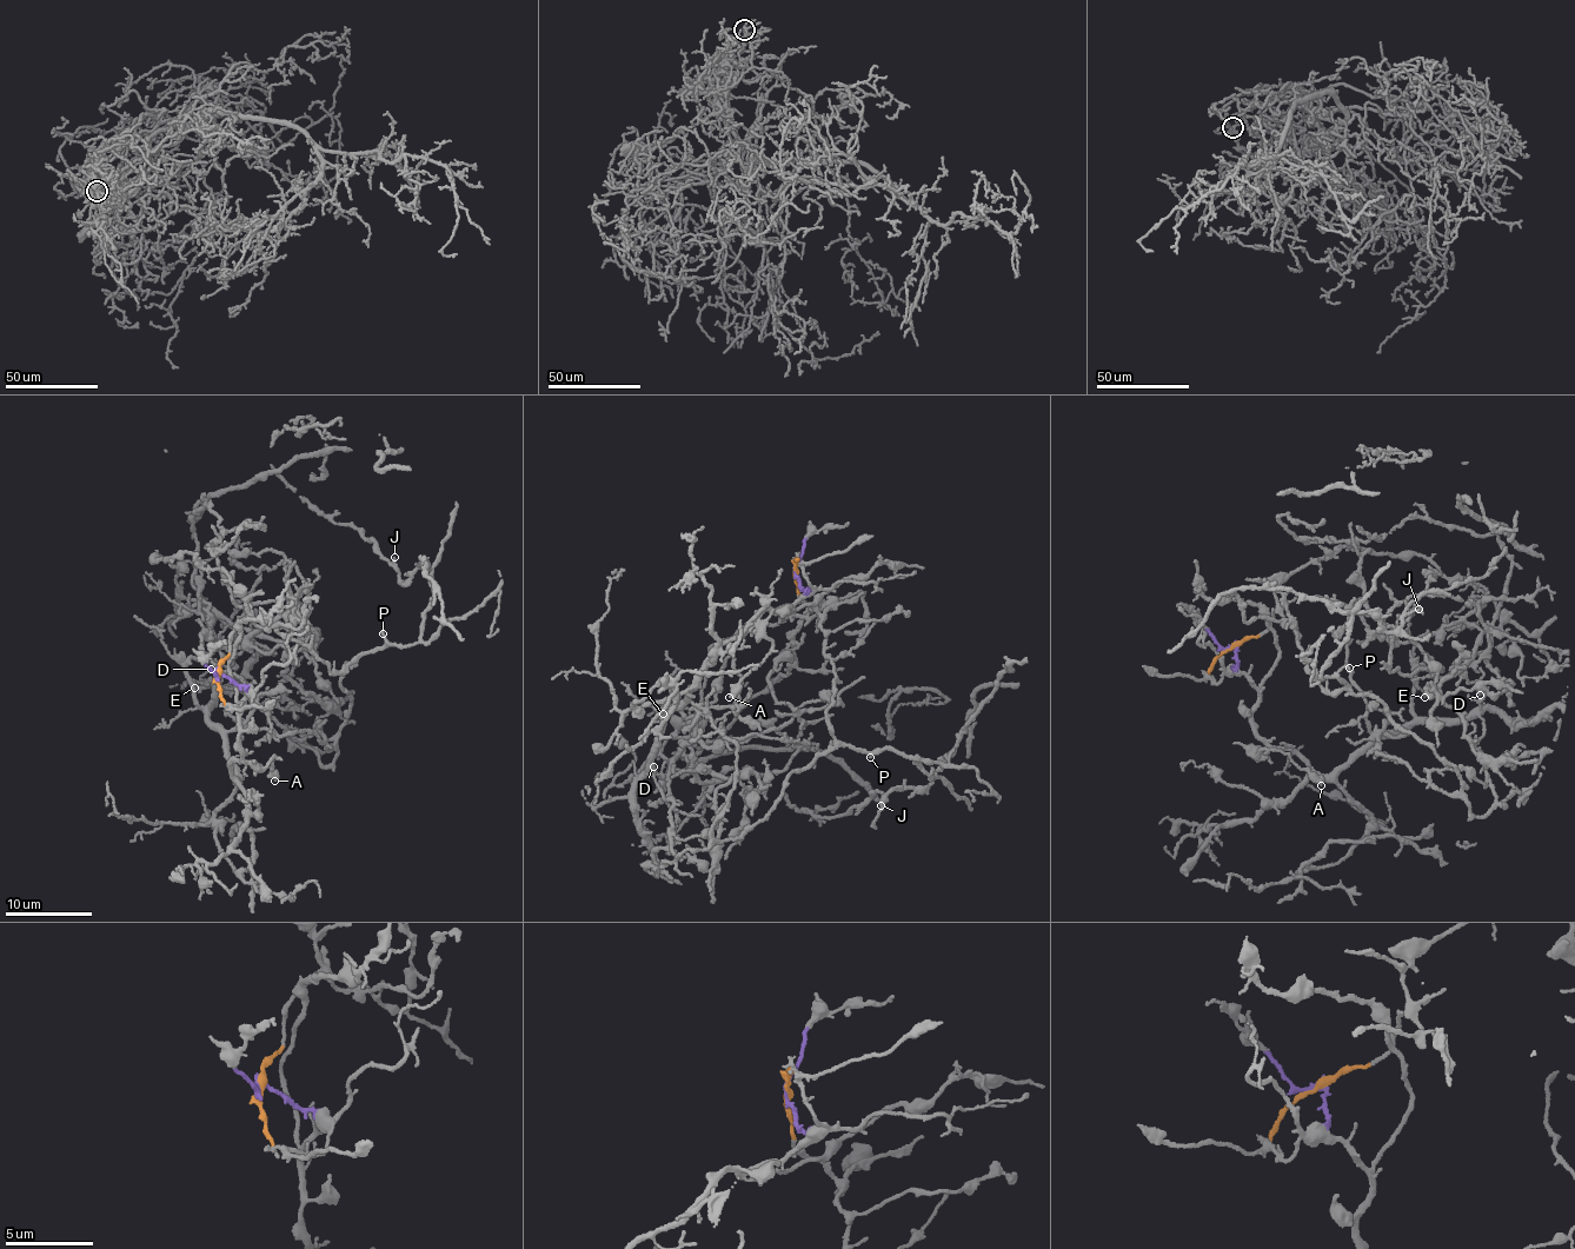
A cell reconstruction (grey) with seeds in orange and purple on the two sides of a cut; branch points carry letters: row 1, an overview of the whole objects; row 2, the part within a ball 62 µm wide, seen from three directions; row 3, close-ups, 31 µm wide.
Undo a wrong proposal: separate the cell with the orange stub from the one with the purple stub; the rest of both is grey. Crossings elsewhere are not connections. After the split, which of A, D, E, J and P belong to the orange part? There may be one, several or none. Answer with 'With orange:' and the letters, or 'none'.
With orange: J, P

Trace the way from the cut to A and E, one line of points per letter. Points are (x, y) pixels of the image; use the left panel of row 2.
A: (219, 675), (246, 690), (238, 710), (241, 759), (263, 766), (276, 753), (271, 771), (274, 781)
E: (219, 675), (246, 690), (234, 778), (193, 681), (194, 688)

